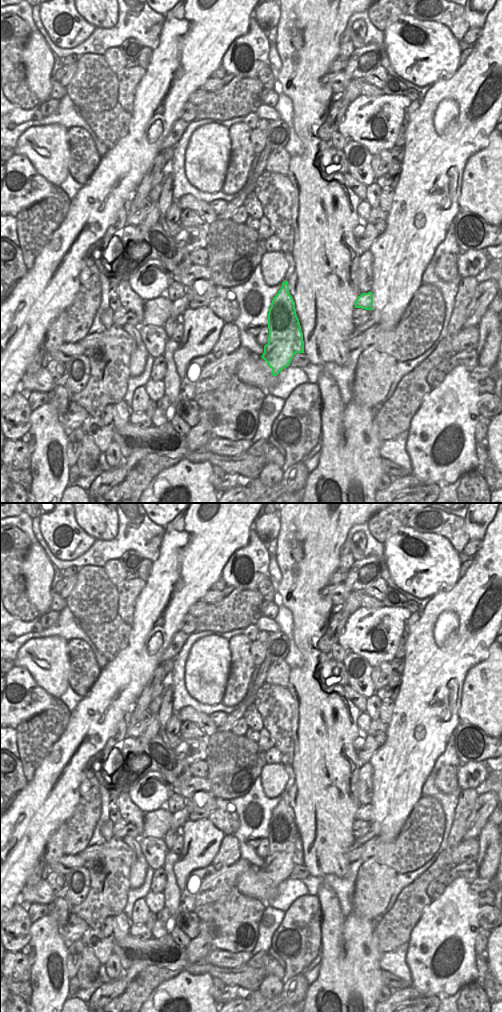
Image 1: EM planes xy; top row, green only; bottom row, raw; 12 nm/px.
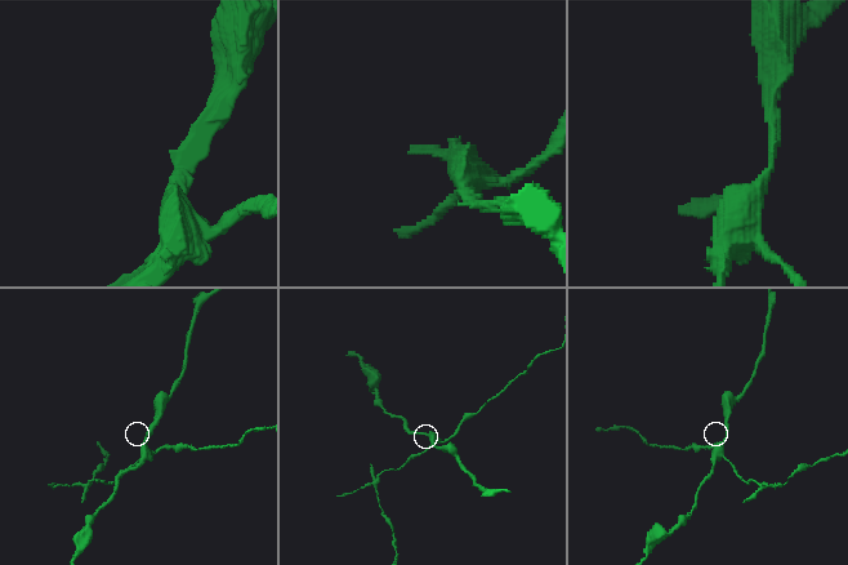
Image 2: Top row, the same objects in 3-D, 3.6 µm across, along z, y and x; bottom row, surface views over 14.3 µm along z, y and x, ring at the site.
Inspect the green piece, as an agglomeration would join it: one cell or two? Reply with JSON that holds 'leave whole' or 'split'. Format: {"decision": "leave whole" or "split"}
{"decision": "split"}

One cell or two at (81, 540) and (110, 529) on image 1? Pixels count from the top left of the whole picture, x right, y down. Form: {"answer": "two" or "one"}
{"answer": "two"}

